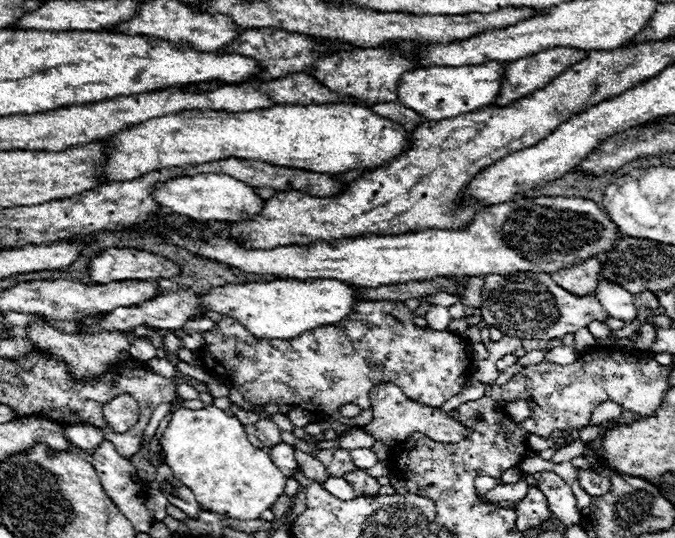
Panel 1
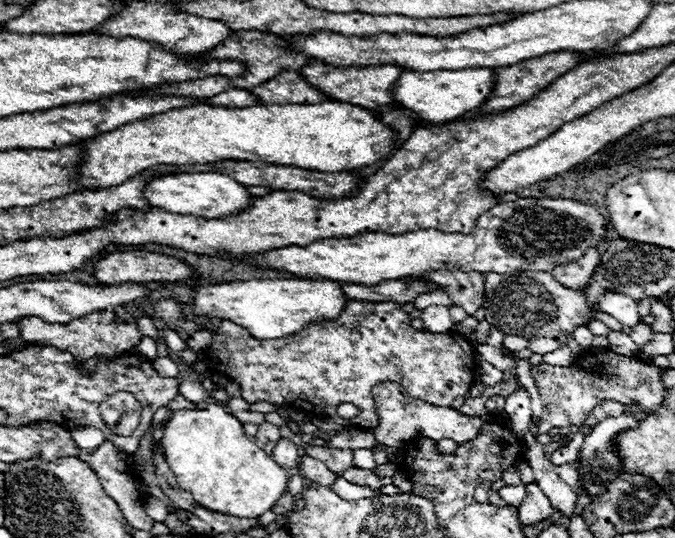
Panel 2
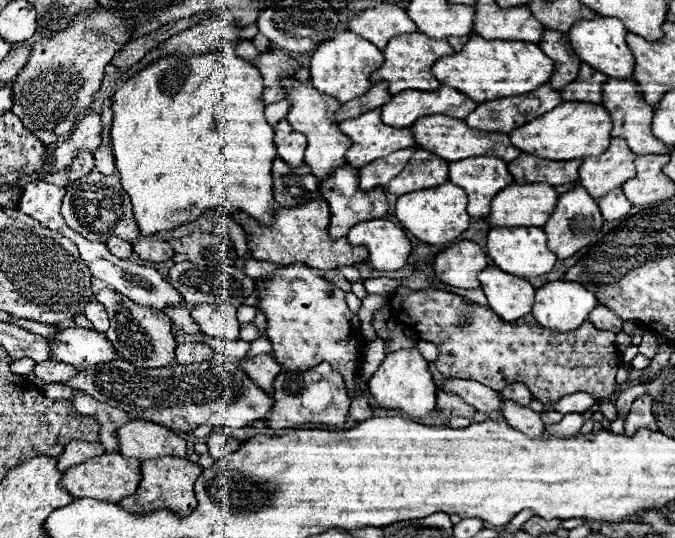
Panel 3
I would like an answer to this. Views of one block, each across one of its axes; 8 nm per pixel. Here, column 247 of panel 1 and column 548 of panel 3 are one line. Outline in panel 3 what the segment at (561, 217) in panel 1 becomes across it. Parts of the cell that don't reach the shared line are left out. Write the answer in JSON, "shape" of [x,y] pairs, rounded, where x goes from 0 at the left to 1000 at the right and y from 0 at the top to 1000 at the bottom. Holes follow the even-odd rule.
{"shape":[[[770,420],[770,424],[729,424],[723,431],[723,476],[732,483],[732,491],[761,513],[785,517],[809,509],[821,498],[824,476],[809,457],[809,435],[797,420]]]}

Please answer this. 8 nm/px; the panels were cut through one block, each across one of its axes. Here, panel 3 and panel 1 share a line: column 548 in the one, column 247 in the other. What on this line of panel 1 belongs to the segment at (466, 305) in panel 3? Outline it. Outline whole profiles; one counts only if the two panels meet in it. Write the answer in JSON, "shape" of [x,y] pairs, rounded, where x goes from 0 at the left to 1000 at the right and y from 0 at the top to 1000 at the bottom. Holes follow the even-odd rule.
{"shape":[[[536,559],[527,561],[524,580],[507,591],[501,602],[471,606],[447,625],[430,632],[382,632],[359,610],[350,595],[332,591],[320,599],[320,606],[302,617],[302,654],[308,654],[320,673],[332,680],[332,699],[347,714],[356,717],[356,729],[367,751],[430,751],[450,758],[456,766],[480,766],[489,777],[510,784],[516,792],[542,792],[551,784],[551,751],[548,751],[548,725],[557,714],[581,710],[601,729],[604,740],[634,751],[634,755],[655,755],[664,740],[684,729],[690,706],[696,699],[696,658],[687,628],[670,617],[643,617],[634,610],[616,610],[613,580],[604,576],[599,565],[581,559]],[[507,751],[527,751],[536,766],[527,777],[504,773]]]}

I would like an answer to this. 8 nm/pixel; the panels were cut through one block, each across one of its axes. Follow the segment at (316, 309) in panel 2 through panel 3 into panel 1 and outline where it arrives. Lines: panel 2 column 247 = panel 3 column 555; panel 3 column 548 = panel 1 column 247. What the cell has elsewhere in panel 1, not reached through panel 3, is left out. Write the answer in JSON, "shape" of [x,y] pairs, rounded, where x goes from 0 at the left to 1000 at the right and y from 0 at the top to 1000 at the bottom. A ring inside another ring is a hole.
{"shape":[[[403,520],[403,524],[361,524],[361,528],[335,528],[311,535],[296,550],[302,576],[317,576],[329,587],[353,595],[367,617],[391,632],[430,632],[447,617],[498,602],[513,584],[519,584],[524,558],[521,532],[501,520]]]}

